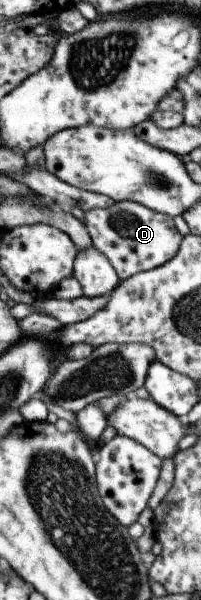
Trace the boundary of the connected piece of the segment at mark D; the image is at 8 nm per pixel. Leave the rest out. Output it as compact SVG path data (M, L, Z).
M119 201L109 208L85 212L83 224L91 236L92 245L101 254L107 256L122 281L139 272L159 268L176 257L181 240L185 236L175 228L173 219L142 204L133 201Z

